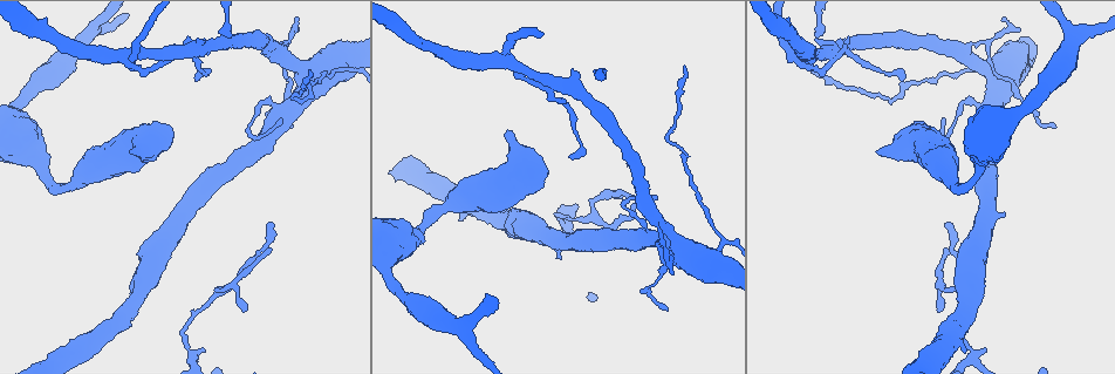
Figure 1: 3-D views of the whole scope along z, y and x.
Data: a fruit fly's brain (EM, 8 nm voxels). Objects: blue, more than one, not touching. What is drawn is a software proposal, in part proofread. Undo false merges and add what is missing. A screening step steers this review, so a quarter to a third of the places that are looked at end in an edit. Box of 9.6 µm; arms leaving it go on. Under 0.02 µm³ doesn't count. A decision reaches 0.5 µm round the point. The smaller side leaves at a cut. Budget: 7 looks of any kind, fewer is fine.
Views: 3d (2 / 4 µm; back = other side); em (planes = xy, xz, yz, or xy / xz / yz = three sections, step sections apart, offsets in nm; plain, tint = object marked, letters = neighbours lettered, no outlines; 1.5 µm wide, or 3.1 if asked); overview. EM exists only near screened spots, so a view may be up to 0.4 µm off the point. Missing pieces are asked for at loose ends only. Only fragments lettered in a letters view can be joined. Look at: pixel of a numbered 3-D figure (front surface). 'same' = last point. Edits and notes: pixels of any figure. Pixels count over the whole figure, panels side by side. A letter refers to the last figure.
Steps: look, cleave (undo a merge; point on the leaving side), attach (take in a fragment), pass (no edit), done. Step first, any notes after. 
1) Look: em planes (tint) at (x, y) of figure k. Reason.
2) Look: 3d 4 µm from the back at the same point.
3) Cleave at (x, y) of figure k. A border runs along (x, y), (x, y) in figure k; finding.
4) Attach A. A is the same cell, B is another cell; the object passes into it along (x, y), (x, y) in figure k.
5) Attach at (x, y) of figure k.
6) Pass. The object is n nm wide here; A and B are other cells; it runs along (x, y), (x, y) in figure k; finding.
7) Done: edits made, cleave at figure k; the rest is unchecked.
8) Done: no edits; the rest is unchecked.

Look: 3d 2 µm from the back at (132, 153) of figure 1. End of a long branch.

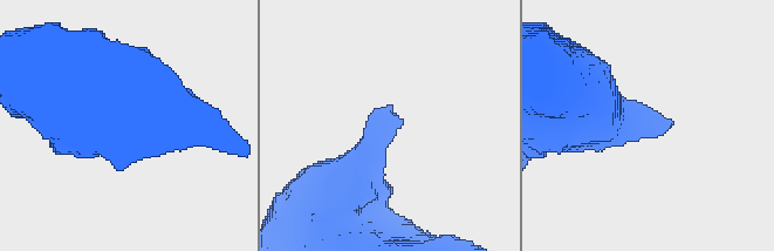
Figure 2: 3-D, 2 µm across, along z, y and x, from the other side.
Look: em xy step 4 (plain) at (390, 106) of figure 2. Need the tissue.

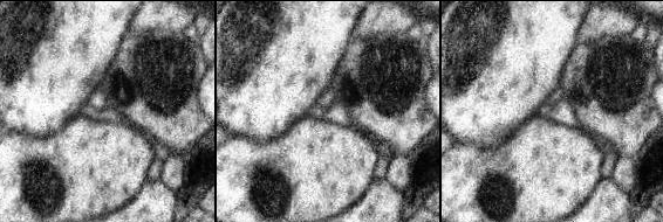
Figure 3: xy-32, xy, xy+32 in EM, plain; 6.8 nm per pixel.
Look: em xy step 4 (letters) at the same point.

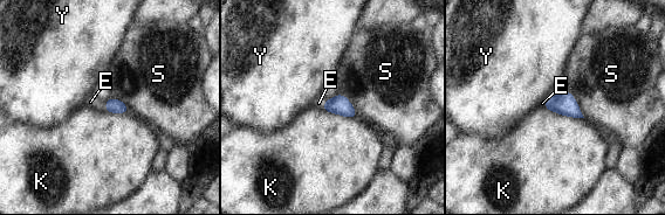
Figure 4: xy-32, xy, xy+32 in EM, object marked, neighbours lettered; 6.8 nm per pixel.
Attach E. E is the same cell, K, S and Y are other cells; the object passes into it along (114, 105), (105, 106), (90, 102) in figure 4; it goes on there.

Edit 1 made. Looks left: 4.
Look: overview.

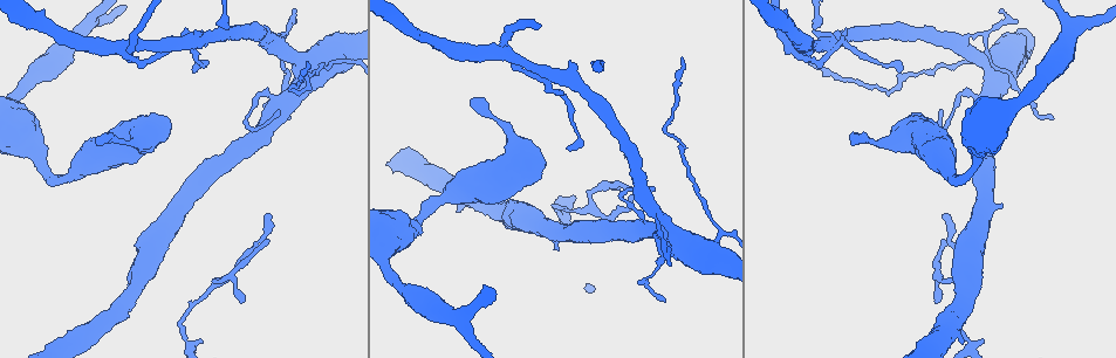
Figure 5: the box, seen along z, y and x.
Look: em planes (letters) at (945, 213) of figure 5. End of a long branch.

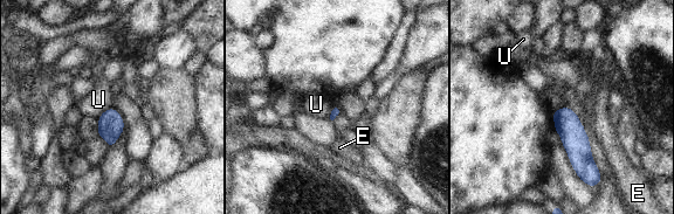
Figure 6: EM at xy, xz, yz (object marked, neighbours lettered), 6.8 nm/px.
Pass. E and U are other cells; it runs along (563, 110), (586, 173) in figure 6; no lettered fragment goes on from it.

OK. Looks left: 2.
Look: em planes (tint) at (290, 118) of figure 5. Long arm stops here.

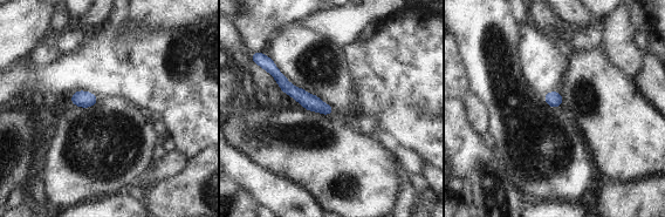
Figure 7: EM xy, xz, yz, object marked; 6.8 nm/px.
Look: em planes (letters) at the same point. What lies round it.

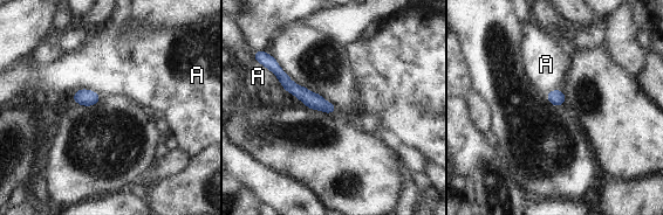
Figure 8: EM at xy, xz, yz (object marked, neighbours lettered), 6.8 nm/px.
Pass. A is another cell; no lettered fragment goes on from it.

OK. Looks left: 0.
Done: edits made, attach at figure 4; the rest is unchecked.

